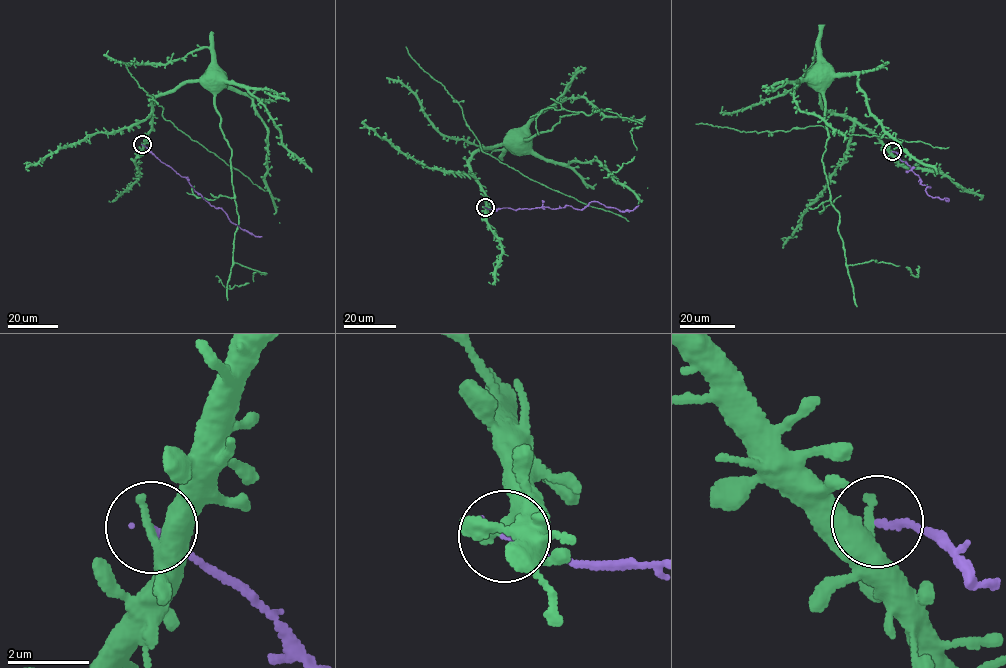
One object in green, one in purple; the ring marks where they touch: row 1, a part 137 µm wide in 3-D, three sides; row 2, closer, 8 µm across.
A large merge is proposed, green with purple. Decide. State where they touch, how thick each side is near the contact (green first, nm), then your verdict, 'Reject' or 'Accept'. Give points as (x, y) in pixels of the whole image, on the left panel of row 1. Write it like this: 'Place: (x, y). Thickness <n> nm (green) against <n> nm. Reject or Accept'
Place: (142, 144). Thickness 360 nm (green) against 160 nm. Reject

